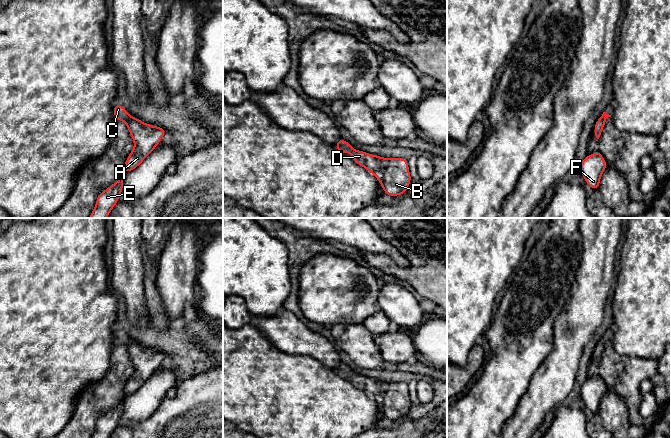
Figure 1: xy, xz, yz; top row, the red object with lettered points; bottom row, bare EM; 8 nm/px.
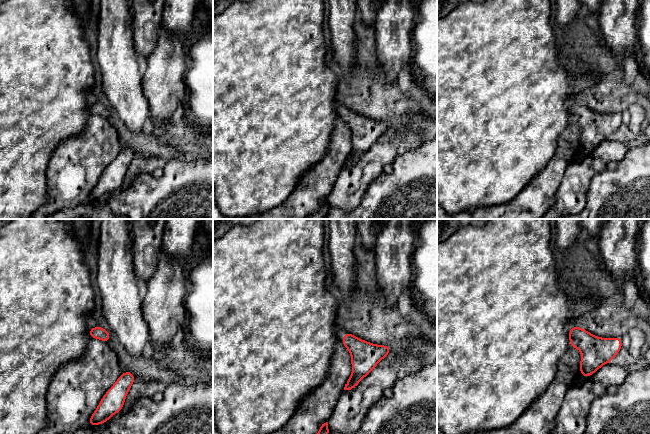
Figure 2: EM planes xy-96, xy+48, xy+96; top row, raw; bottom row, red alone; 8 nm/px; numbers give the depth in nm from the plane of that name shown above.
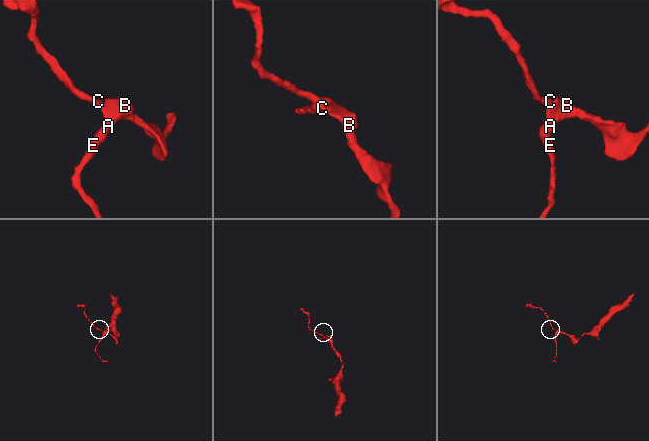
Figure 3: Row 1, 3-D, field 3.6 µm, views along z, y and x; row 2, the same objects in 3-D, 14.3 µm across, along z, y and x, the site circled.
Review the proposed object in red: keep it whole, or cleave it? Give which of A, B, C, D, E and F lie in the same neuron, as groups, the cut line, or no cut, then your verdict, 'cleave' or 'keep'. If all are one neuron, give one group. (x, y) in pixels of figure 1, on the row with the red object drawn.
A B C D E F; no cut; keep

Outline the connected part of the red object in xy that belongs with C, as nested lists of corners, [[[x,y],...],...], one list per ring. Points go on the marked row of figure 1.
[[[116,103],[113,111],[116,120],[126,123],[134,141],[134,148],[128,155],[124,165],[124,173],[127,173],[134,170],[144,161],[167,132],[161,127],[146,124],[140,119],[129,115],[121,104]]]

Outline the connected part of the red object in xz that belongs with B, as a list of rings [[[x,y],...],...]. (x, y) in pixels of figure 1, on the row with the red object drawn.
[[[343,138],[334,146],[342,153],[350,153],[352,159],[360,166],[372,172],[382,185],[385,194],[396,197],[405,195],[411,175],[409,172],[408,160],[405,158],[383,158],[381,156],[368,154],[364,151],[354,149]]]

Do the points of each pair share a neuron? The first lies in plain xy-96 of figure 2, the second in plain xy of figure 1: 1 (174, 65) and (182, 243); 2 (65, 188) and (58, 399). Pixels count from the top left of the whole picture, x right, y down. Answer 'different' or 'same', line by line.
1: same
2: different

